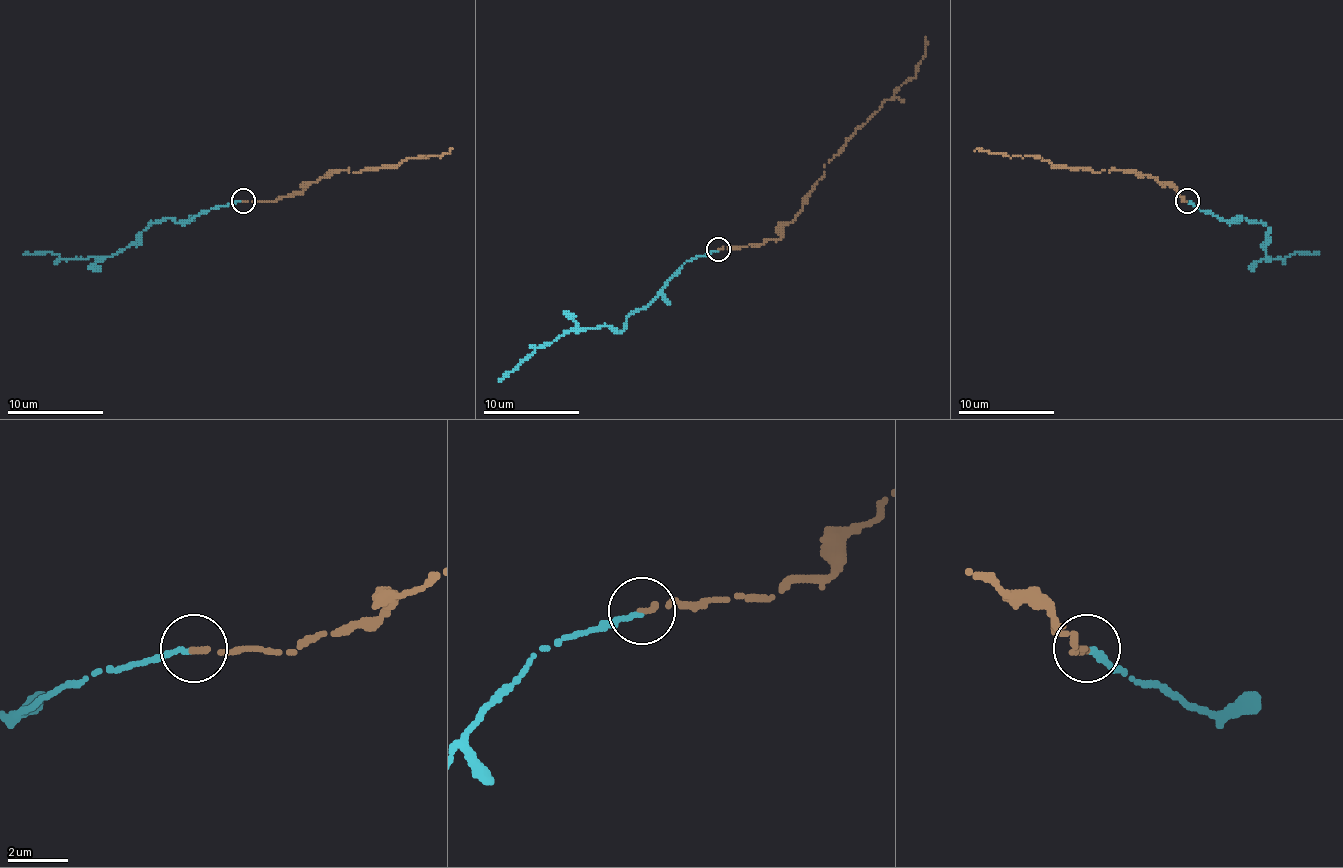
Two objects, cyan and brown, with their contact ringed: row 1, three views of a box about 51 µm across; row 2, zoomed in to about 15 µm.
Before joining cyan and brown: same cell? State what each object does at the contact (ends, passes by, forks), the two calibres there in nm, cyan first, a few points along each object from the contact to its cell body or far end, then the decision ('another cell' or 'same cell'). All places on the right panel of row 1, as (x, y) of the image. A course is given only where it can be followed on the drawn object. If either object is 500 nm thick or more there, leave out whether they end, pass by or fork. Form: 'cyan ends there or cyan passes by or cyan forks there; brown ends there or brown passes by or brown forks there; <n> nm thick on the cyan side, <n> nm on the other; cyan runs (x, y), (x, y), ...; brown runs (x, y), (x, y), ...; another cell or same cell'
cyan ends there; brown ends there; 160 nm thick on the cyan side, 200 nm on the other; cyan runs (1189, 201), (1232, 223), (1244, 218), (1263, 223), (1268, 256), (1319, 254); brown runs (1186, 201), (1181, 201), (1174, 189), (1145, 175), (1054, 167), (1039, 158), (974, 150); same cell

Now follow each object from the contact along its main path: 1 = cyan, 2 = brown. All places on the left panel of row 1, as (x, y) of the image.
1: (242, 201), (182, 223), (170, 218), (151, 223), (131, 244), (110, 256), (64, 259), (50, 252), (23, 254)
2: (242, 201), (276, 201), (327, 175), (397, 167), (409, 158), (450, 150)

